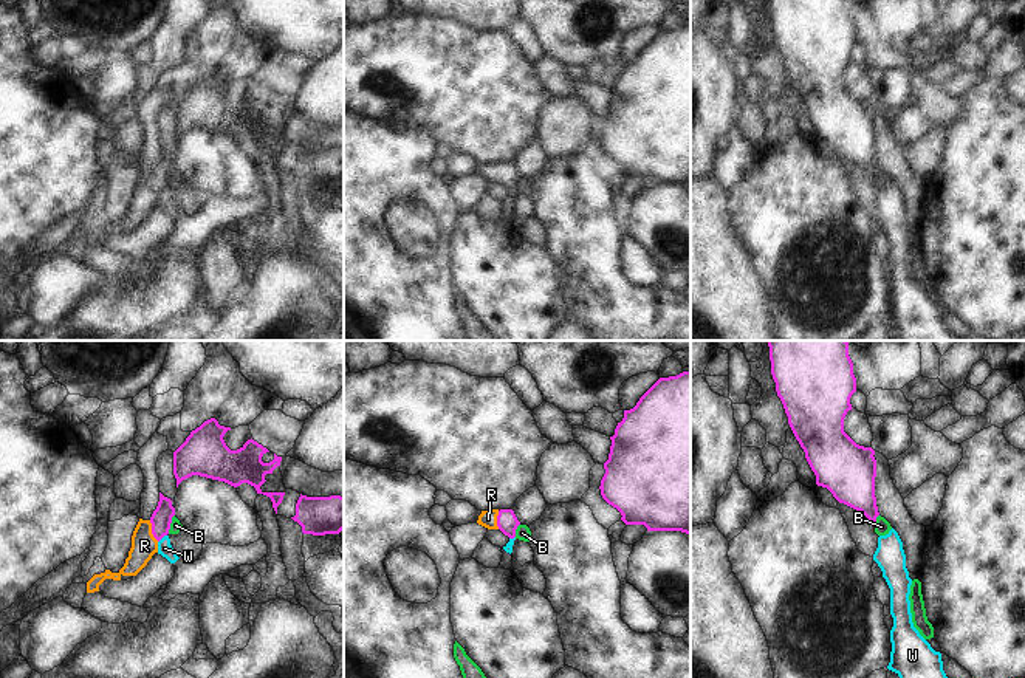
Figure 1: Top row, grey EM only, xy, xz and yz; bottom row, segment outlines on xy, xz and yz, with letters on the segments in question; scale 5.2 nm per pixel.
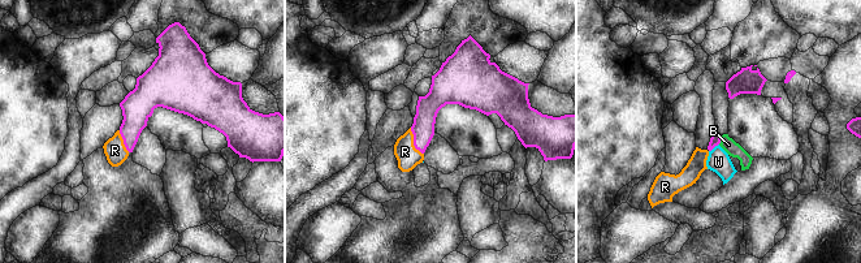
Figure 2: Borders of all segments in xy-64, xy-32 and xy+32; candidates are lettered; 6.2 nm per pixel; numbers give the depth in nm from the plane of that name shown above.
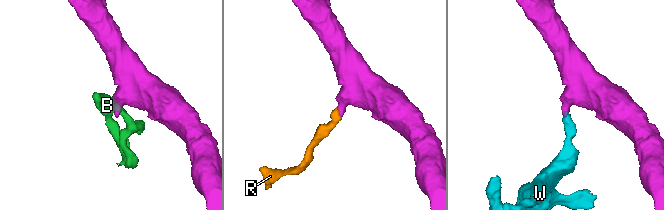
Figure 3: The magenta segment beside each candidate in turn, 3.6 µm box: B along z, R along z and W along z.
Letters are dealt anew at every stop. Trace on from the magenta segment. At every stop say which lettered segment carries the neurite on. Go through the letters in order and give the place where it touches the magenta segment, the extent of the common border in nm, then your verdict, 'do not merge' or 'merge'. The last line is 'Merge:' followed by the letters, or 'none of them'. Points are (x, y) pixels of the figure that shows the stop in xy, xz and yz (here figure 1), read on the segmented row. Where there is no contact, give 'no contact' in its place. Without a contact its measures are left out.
B: meets magenta in xy at (169, 523); contact 110 nm long; do not merge
R: meets magenta in xy at (152, 531); contact 120 nm long; merge
W: meets magenta in xy at (161, 537); contact 60 nm long; do not merge
Merge: R

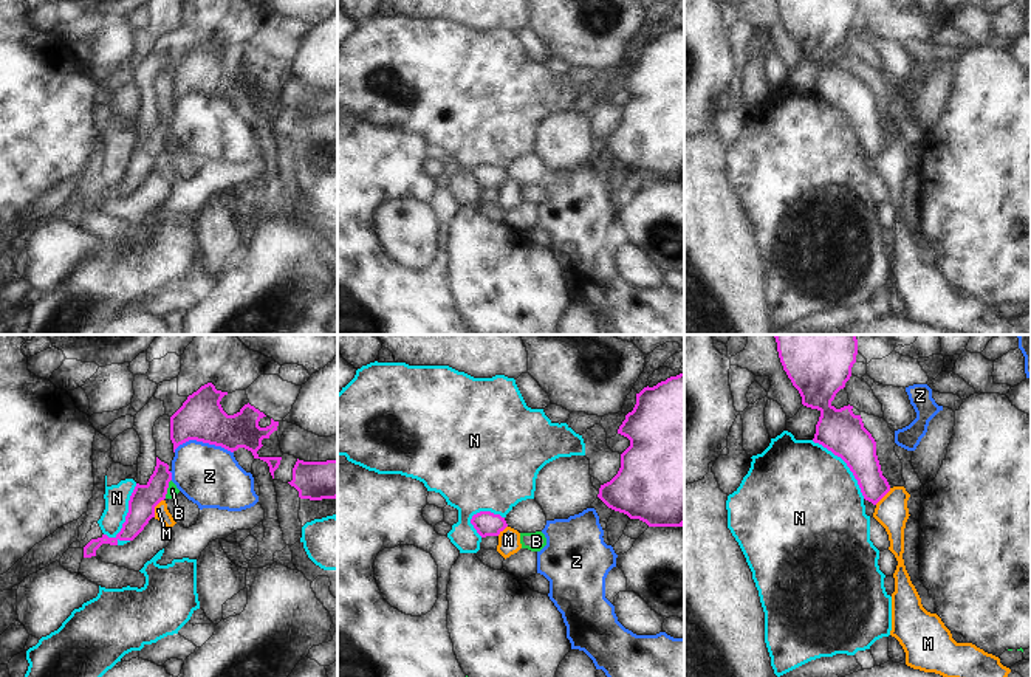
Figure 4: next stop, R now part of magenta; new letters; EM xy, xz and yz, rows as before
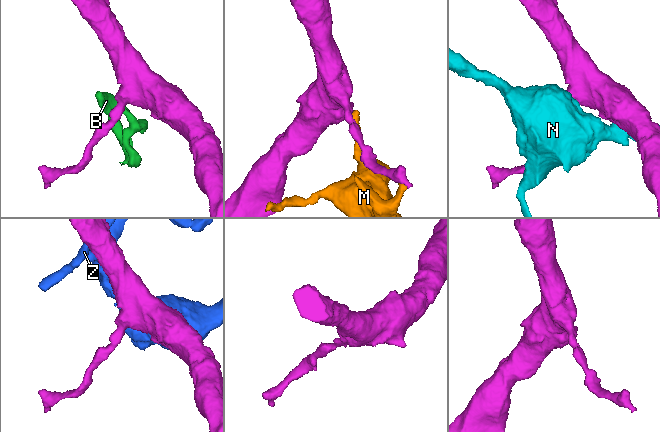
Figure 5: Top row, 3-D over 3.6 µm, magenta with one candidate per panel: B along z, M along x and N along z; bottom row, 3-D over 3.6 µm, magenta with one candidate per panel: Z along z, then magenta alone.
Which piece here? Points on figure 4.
B: meets magenta in xy at (166, 488); contact 110 nm long; do not merge
M: meets magenta in xy at (154, 508); contact 110 nm long; do not merge
N: meets magenta in xy at (127, 515); contact 340 nm long; do not merge
Z: meets magenta in xy at (203, 442); contact 320 nm long; do not merge
Merge: none of them

